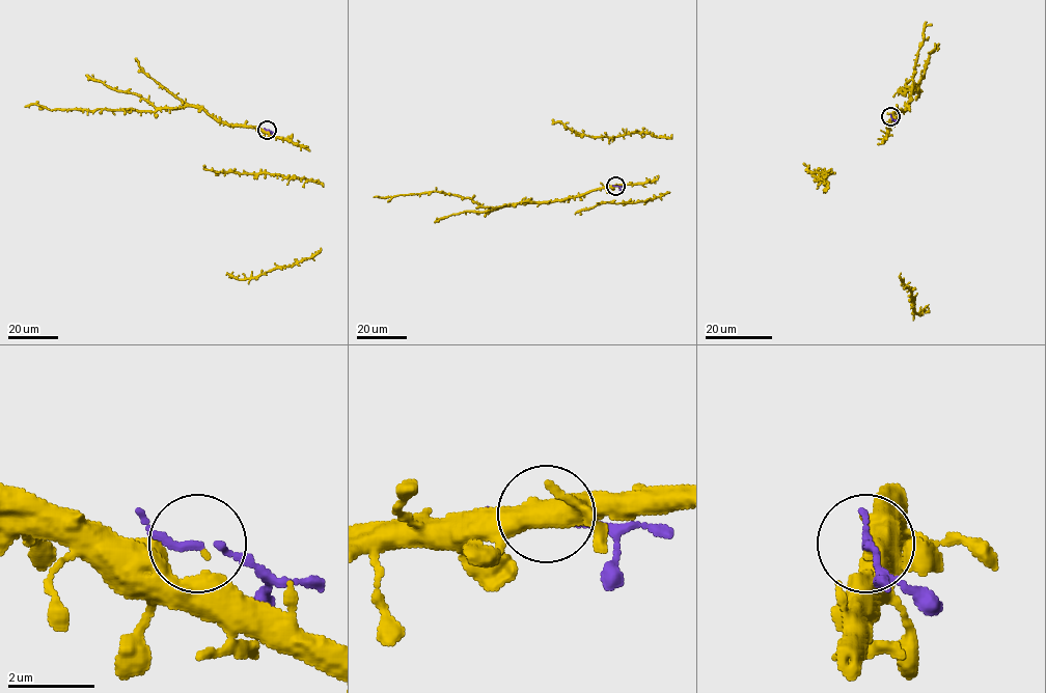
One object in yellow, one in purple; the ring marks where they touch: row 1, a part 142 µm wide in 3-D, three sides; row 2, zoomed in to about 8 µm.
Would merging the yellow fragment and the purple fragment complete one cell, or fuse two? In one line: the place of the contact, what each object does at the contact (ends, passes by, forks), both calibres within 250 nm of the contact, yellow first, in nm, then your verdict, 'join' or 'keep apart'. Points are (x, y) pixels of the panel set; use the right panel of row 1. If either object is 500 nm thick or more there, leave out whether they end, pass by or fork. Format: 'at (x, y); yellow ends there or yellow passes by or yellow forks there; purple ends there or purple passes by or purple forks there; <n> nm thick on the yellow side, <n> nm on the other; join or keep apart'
at (890, 116); yellow ends there; purple passes by; 280 nm thick on the yellow side, 160 nm on the other; keep apart

